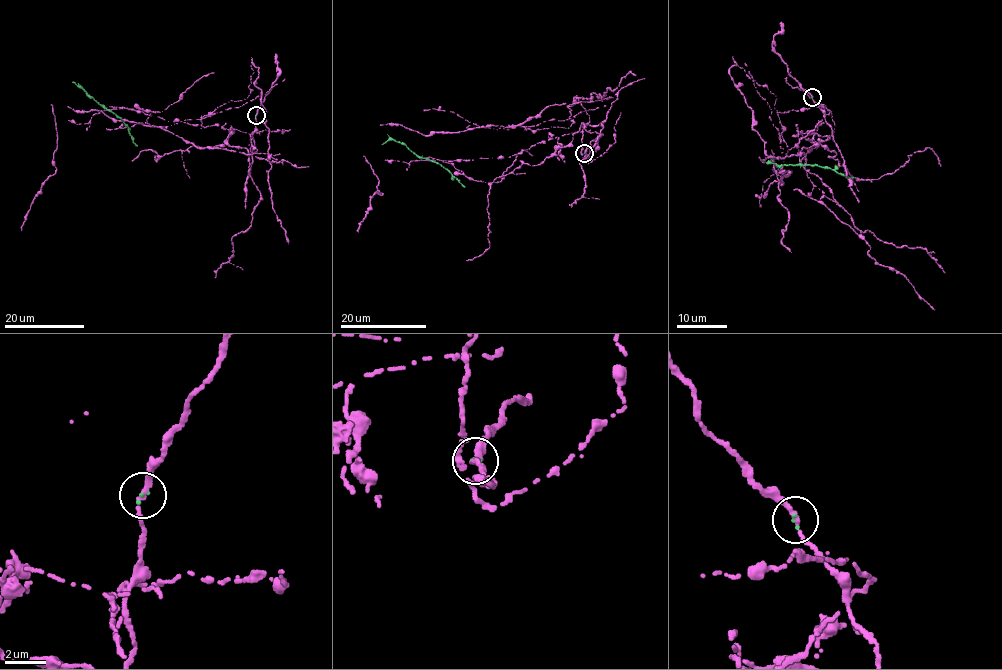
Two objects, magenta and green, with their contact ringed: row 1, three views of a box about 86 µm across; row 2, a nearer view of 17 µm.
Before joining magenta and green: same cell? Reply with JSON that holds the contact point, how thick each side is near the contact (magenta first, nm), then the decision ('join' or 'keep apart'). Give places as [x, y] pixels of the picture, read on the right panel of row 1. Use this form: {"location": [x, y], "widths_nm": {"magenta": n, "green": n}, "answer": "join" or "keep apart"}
{"location": [812, 97], "widths_nm": {"magenta": 220, "green": 160}, "answer": "keep apart"}

